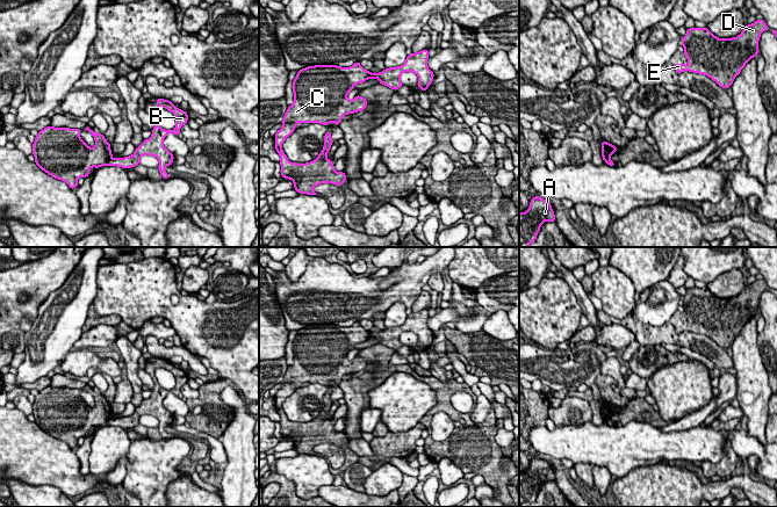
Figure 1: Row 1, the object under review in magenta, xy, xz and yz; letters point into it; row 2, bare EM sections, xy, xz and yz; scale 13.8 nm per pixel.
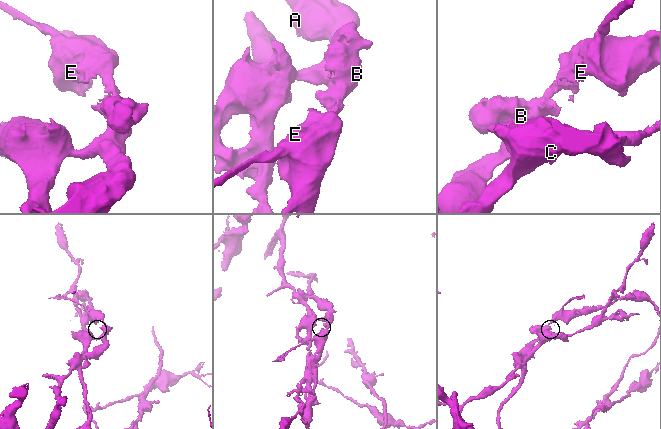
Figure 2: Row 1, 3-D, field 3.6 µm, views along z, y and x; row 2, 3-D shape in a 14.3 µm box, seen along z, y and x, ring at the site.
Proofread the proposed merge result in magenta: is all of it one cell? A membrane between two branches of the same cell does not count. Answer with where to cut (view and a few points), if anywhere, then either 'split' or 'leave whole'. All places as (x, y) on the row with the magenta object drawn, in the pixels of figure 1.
cut in xy along (110, 157), (106, 164); split

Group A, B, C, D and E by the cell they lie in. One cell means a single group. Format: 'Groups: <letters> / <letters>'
Groups: A B D E / C

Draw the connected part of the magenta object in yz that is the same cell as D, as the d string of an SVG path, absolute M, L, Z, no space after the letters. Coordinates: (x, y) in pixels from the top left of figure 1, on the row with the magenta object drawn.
M764 20L746 26L740 35L732 38L719 38L707 27L686 29L681 44L688 64L672 64L675 71L707 75L727 89L746 64L758 55L758 41L765 30L770 29Z

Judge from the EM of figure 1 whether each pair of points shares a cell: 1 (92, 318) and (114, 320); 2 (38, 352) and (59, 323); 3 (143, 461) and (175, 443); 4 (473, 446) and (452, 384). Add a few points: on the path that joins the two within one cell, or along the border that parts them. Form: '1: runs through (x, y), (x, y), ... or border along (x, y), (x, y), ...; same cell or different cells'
1: runs through (98, 319), (108, 319); same cell
2: runs through (45, 345), (56, 330); same cell
3: runs through (151, 461), (157, 461), (167, 451); same cell
4: runs through (469, 429), (468, 421), (455, 414), (446, 400); same cell

